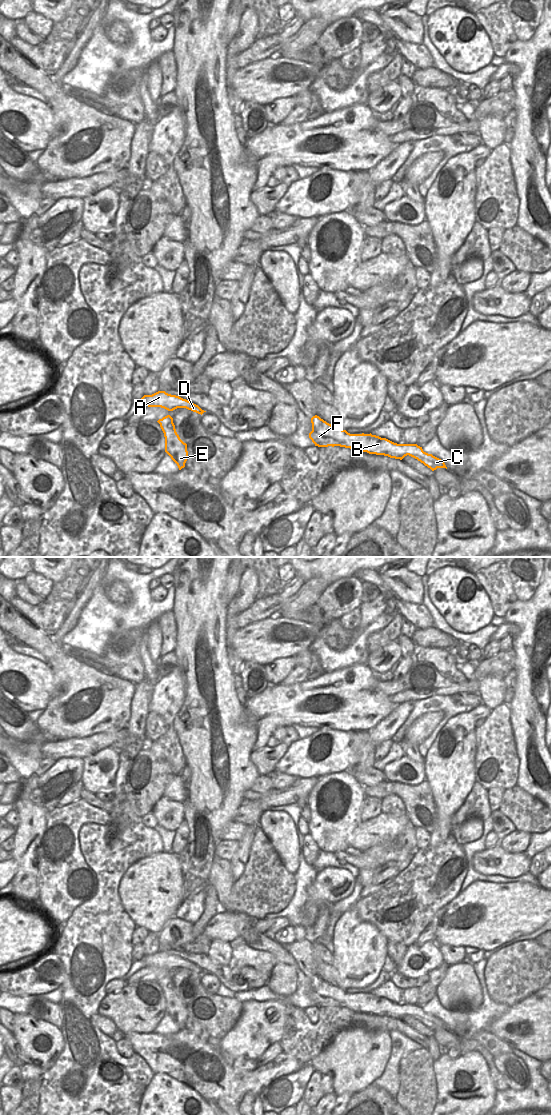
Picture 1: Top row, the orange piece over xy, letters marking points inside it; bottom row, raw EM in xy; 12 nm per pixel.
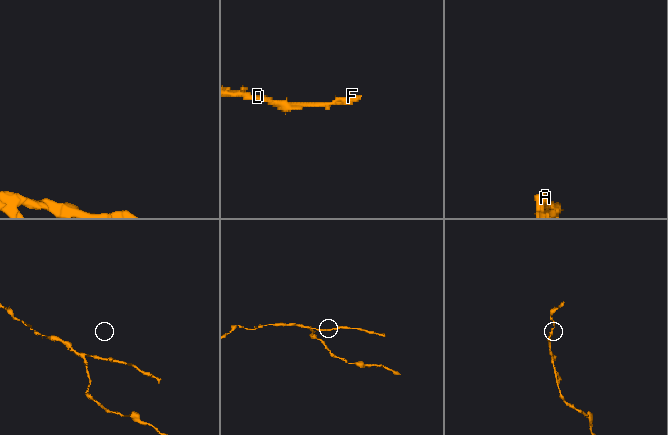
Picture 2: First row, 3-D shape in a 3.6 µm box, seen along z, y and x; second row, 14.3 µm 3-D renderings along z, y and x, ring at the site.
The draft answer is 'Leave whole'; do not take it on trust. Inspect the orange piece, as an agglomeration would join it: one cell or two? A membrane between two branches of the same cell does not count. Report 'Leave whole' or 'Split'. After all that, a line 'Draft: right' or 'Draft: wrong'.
Split
Draft: wrong

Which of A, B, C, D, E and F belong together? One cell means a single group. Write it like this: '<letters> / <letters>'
A B C D F / E

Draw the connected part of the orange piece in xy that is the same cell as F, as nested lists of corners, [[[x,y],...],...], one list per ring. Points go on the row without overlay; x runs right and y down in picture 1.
[[[319,976],[311,978],[312,991],[309,998],[318,1007],[340,1006],[350,1008],[356,1012],[367,1012],[369,1014],[384,1015],[390,1018],[402,1020],[409,1015],[432,1031],[437,1028],[446,1028],[445,1023],[423,1011],[417,1004],[397,1004],[386,998],[370,994],[350,994],[337,986],[333,986]]]

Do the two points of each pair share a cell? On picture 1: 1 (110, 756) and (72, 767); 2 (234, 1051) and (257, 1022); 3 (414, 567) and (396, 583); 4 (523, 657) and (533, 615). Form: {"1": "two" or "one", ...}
{"1": "two", "2": "one", "3": "two", "4": "one"}

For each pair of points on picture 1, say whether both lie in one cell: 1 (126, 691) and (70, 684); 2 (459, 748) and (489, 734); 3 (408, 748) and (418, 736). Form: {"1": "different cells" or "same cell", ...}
{"1": "same cell", "2": "different cells", "3": "different cells"}

